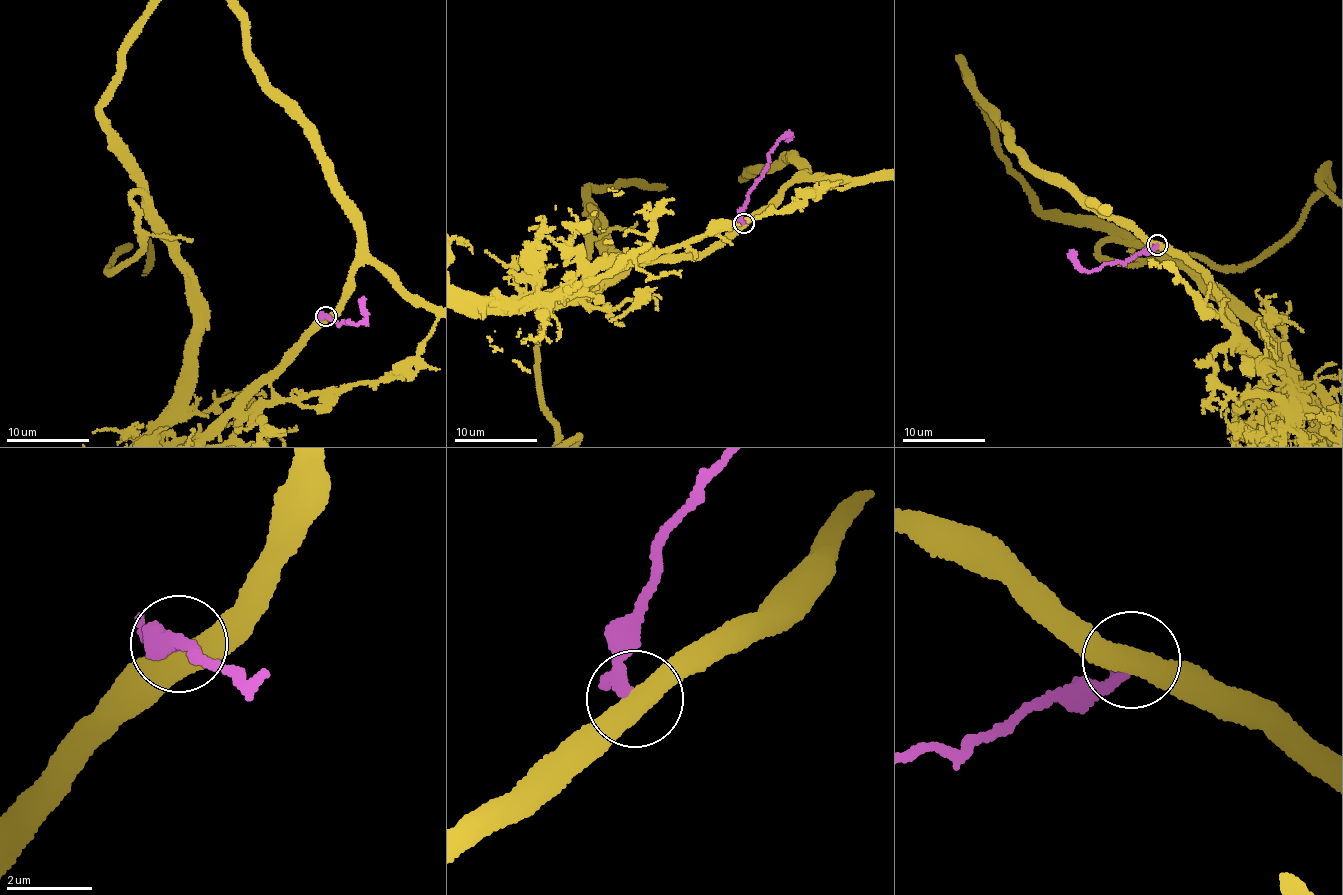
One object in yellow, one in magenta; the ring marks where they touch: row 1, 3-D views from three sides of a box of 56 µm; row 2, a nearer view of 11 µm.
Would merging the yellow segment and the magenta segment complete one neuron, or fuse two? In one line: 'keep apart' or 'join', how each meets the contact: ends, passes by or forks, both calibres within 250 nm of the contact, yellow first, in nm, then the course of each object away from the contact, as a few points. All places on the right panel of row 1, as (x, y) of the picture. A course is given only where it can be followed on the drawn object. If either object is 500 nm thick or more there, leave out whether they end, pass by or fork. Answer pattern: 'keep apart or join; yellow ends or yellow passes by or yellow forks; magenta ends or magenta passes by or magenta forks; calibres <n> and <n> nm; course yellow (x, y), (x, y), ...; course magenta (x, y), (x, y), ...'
keep apart; yellow passes by; magenta passes by; calibres 480 and 200 nm; course magenta (1157, 244), (1123, 262), (1116, 261), (1090, 271), (1079, 265), (1069, 250)

